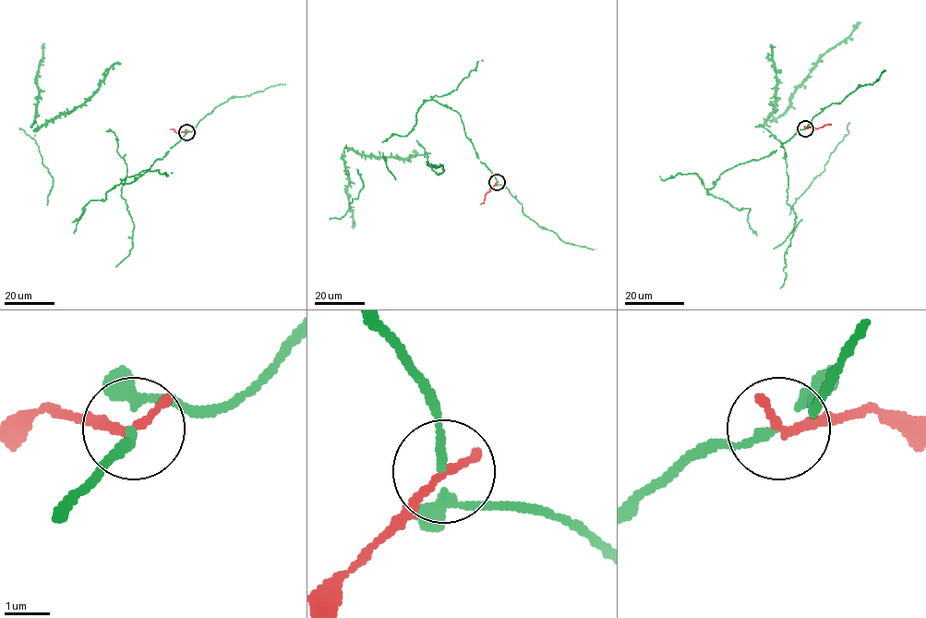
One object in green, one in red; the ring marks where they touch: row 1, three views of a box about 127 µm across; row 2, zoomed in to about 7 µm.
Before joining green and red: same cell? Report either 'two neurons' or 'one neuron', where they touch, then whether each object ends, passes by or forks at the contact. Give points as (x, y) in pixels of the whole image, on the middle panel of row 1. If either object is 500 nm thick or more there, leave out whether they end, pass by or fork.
two neurons; at (497, 182); green forks there; red ends there

